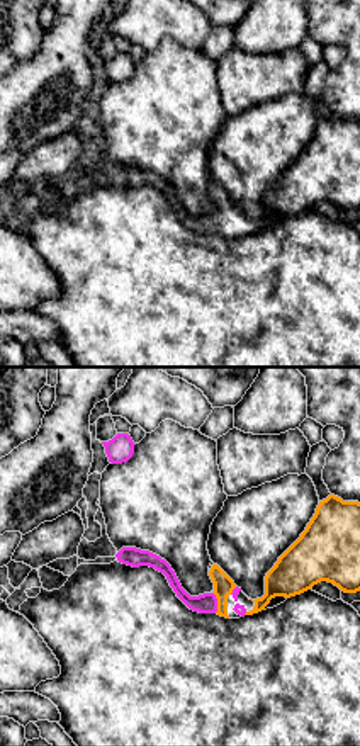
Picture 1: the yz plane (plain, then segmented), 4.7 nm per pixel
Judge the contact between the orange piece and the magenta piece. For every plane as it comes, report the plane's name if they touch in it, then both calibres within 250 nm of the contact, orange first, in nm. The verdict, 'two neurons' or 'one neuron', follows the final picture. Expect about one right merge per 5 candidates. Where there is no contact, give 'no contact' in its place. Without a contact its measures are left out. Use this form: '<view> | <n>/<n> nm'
yz | 100/100 nm

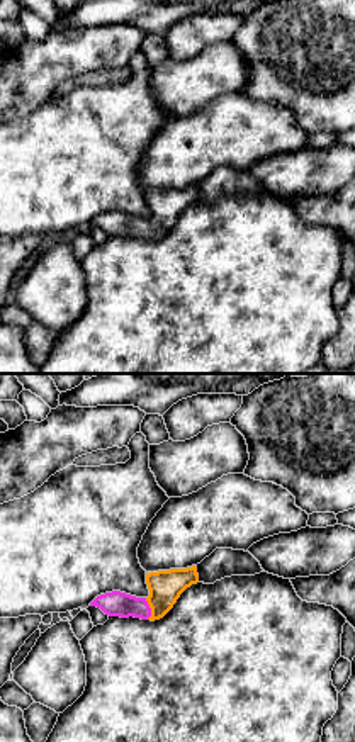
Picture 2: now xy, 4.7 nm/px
xy | 160/120 nm

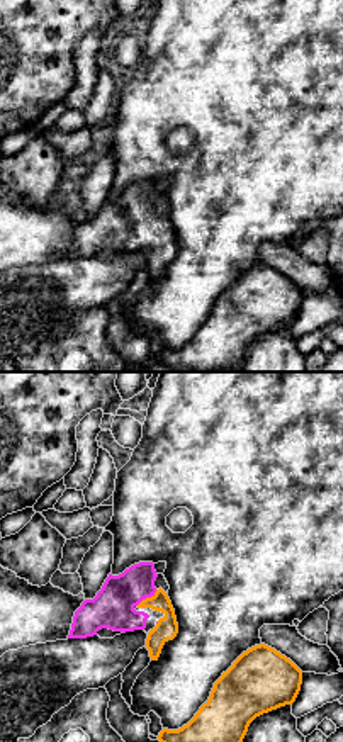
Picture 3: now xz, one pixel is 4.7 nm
xz | 110/200 nm

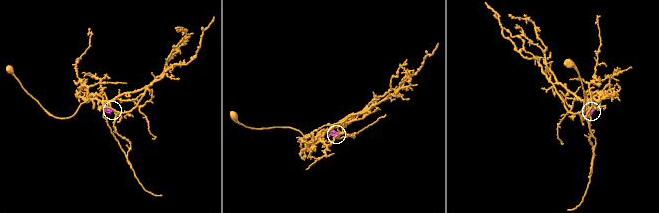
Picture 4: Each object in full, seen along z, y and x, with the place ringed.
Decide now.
one neuron

